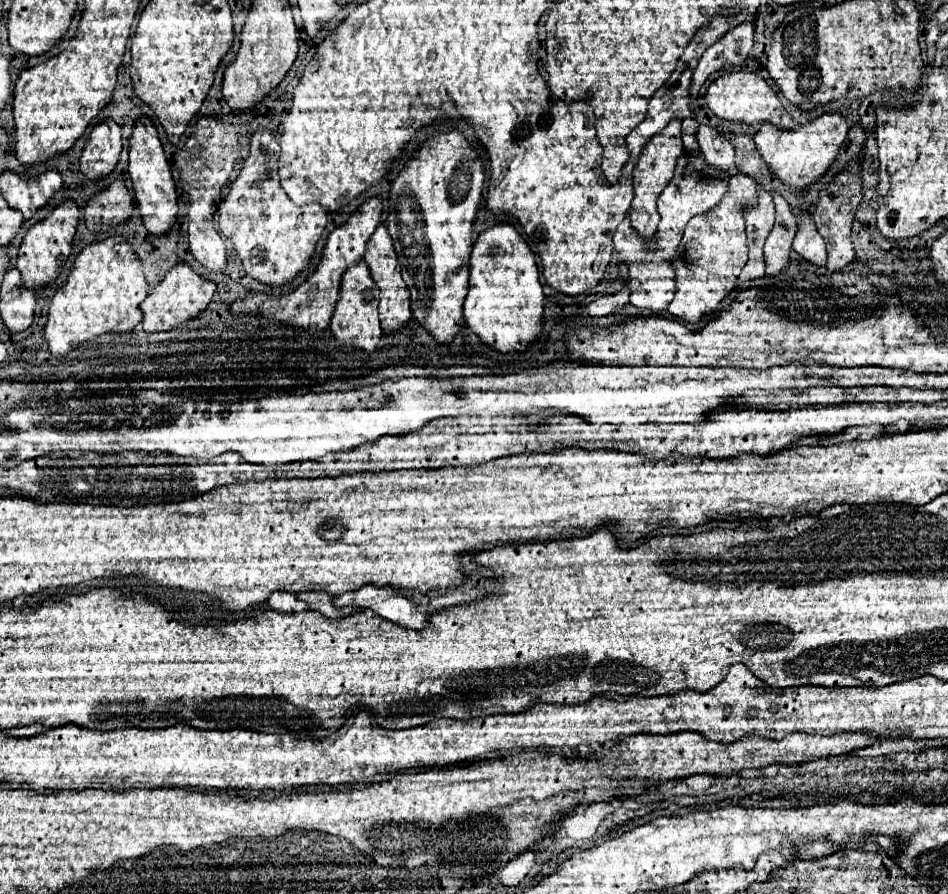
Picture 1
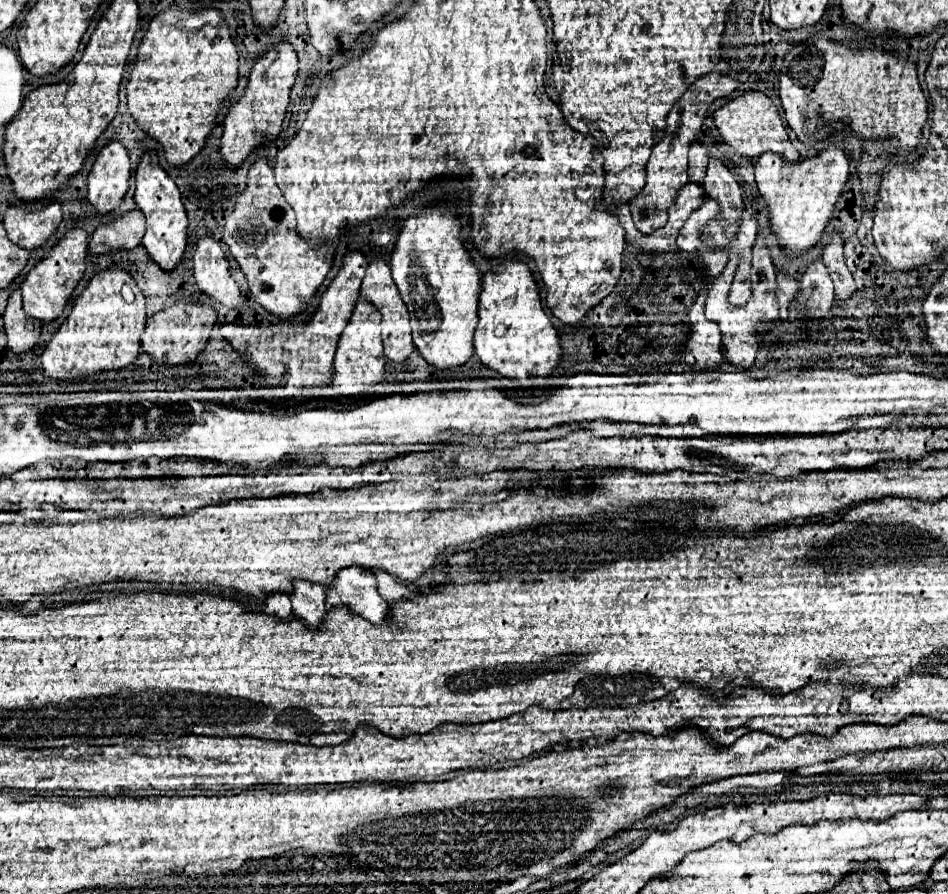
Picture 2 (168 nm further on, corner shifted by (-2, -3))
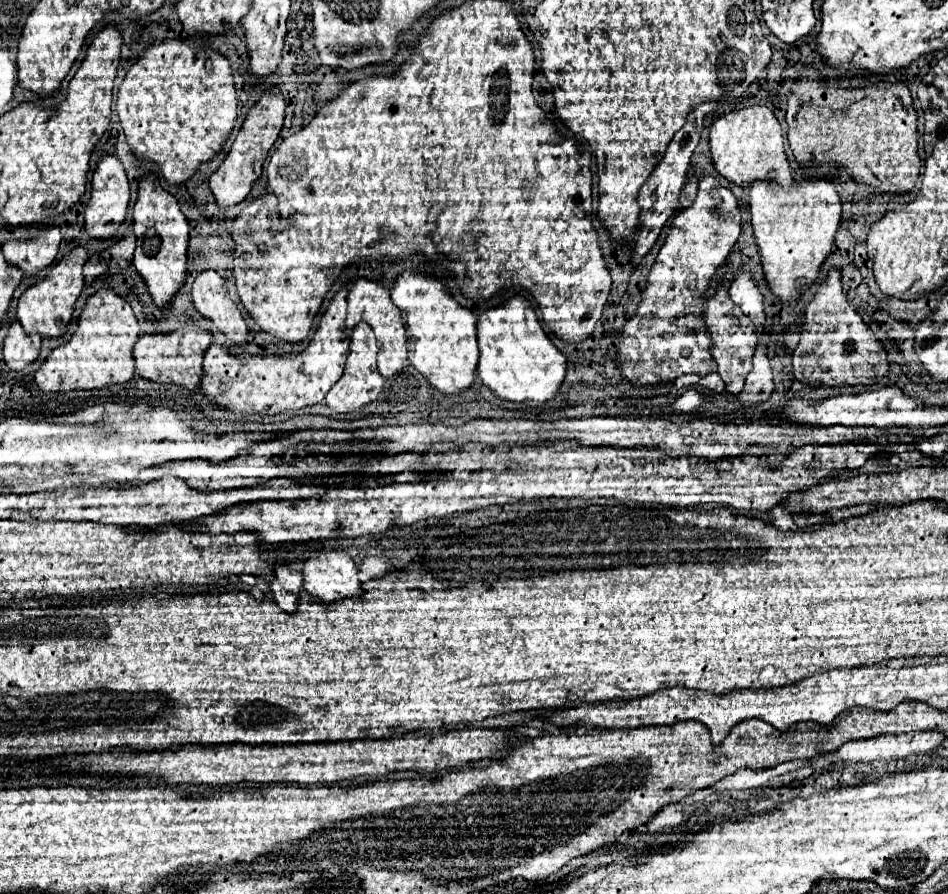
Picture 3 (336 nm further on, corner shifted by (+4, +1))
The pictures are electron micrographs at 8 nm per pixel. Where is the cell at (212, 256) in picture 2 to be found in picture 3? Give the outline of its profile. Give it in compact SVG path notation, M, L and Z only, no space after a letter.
M207 270L197 274L191 294L197 312L211 320L233 346L243 346L247 342L247 324L235 302L229 298L225 280L217 272Z

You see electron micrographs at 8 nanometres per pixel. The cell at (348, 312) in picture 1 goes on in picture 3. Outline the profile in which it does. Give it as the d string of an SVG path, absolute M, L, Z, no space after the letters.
M363 322L363 324L359 324L353 330L353 336L351 336L351 352L349 352L349 358L347 358L345 374L339 378L339 382L329 390L329 394L325 398L325 404L329 408L333 408L339 414L349 414L349 412L355 412L361 406L367 406L373 400L377 400L377 396L383 390L383 382L385 380L383 380L383 376L377 370L375 356L377 356L377 344L375 344L373 330Z

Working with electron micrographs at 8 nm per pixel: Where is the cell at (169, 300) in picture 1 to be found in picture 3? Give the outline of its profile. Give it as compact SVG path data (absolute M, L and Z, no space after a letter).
M191 322L181 324L181 328L173 334L145 334L139 338L133 350L137 376L159 384L175 384L189 392L195 392L201 384L203 356L209 350L211 342L213 342L213 334L197 330Z

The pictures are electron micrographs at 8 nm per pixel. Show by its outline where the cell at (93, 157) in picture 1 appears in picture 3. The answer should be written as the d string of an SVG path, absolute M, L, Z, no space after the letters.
M103 156L97 164L91 182L91 200L85 208L85 230L93 240L109 240L117 234L117 228L127 220L129 208L129 182L117 156Z

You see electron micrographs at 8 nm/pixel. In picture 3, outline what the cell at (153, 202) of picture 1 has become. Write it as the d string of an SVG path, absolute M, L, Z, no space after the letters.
M155 174L145 176L139 184L139 198L133 208L133 234L137 238L133 268L143 278L155 306L169 308L173 296L181 290L187 278L189 222L179 210L177 200L161 188Z

